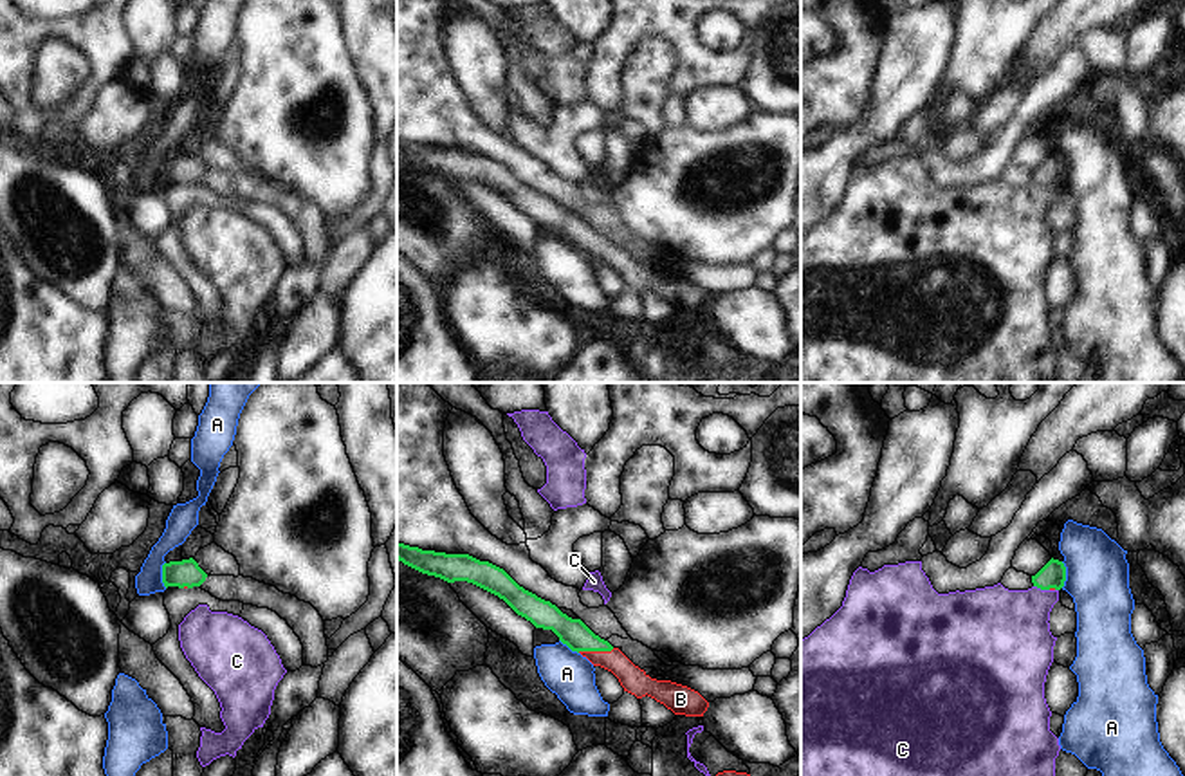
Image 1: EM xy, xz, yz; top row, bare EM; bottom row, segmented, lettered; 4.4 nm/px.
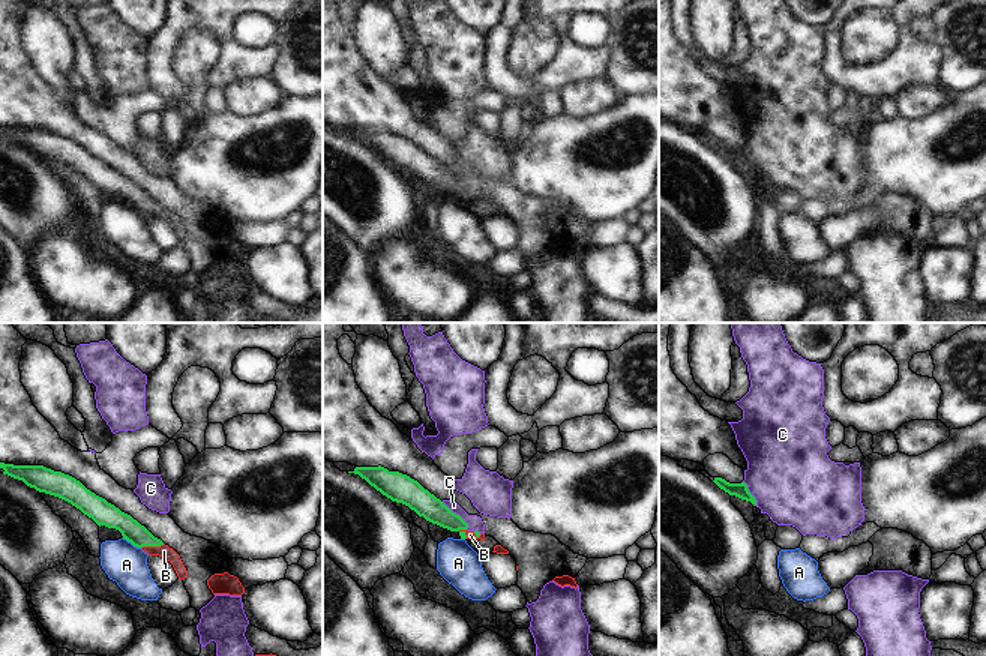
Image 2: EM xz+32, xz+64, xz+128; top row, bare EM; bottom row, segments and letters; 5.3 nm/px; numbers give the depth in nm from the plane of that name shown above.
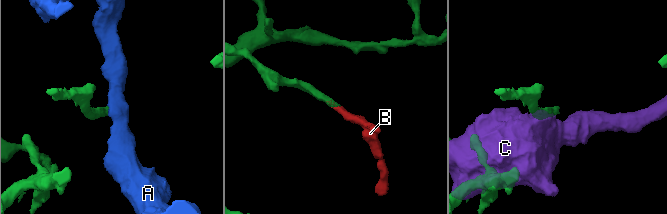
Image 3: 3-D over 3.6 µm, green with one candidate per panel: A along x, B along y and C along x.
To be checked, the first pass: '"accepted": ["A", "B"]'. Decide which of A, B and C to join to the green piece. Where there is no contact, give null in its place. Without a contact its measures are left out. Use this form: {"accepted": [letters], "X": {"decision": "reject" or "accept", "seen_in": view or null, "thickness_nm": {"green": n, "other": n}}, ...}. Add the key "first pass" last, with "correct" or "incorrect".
{"accepted": ["B"], "A": {"decision": "reject", "seen_in": "yz", "thickness_nm": {"green": 110, "other": 280}}, "B": {"decision": "accept", "seen_in": "xz", "thickness_nm": {"green": 130, "other": 120}}, "C": {"decision": "reject", "seen_in": "yz", "thickness_nm": {"green": 110, "other": 380}}, "first pass": "incorrect"}

